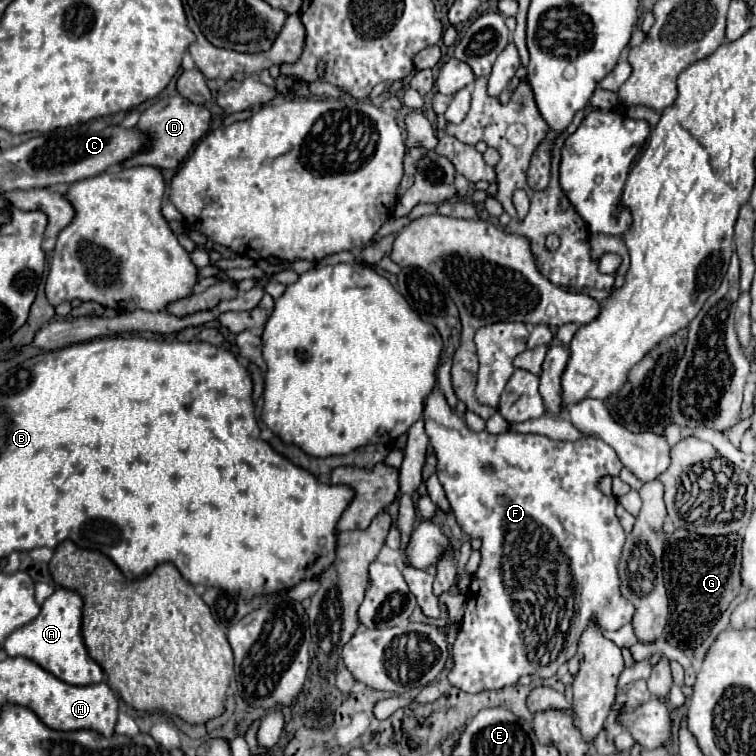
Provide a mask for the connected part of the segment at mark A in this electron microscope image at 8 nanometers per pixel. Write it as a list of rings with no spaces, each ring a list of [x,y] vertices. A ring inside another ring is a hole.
[[[57,588],[41,606],[39,616],[17,628],[5,640],[5,652],[9,656],[25,656],[43,666],[47,672],[63,678],[63,682],[71,682],[75,686],[87,686],[91,682],[101,682],[105,678],[101,666],[87,654],[83,636],[81,636],[81,614],[83,614],[83,600],[77,592]]]

